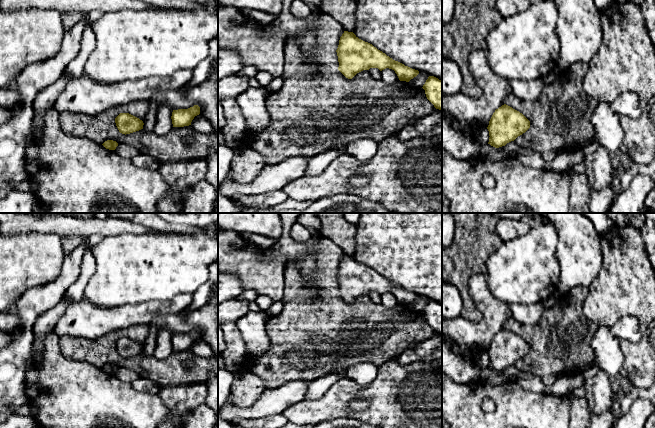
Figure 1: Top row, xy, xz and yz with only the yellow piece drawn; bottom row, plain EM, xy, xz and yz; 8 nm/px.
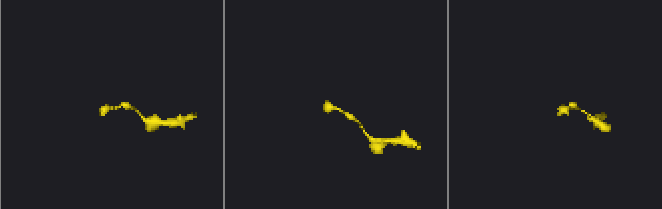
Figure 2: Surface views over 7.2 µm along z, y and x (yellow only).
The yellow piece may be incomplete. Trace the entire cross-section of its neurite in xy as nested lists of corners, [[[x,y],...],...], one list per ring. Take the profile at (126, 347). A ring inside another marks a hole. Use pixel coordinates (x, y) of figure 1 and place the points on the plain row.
[[[120,337],[115,342],[115,347],[119,356],[125,359],[143,353],[144,349],[142,344],[129,337]]]

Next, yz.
[[[504,328],[493,337],[489,349],[489,366],[499,372],[514,365],[530,352],[530,345],[519,335]]]

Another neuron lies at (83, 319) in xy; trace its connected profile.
[[[179,294],[171,300],[152,300],[118,307],[99,307],[83,298],[68,304],[53,331],[61,338],[95,340],[113,331],[150,324],[160,317],[176,314],[190,306],[193,295]]]

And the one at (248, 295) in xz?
[[[243,289],[242,293],[238,295],[238,299],[245,300],[248,302],[254,302],[258,294],[254,290]]]

